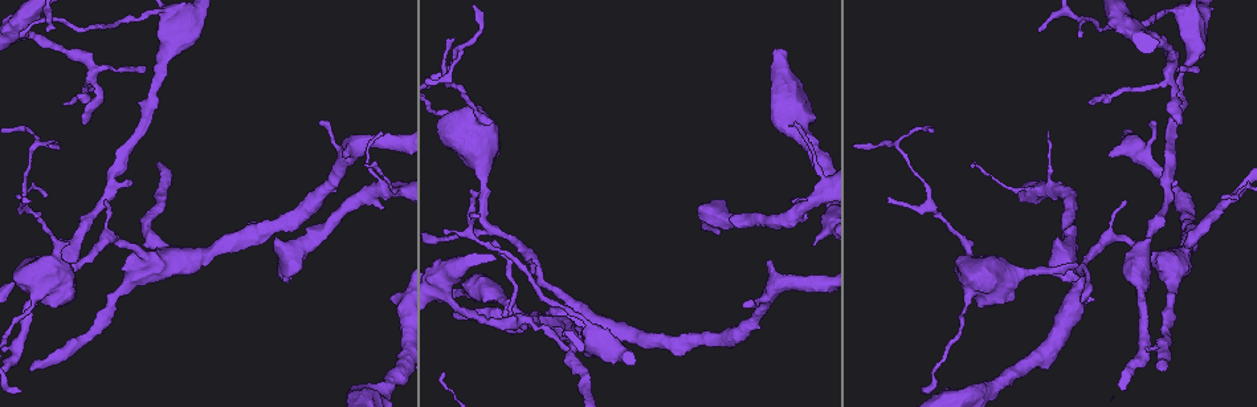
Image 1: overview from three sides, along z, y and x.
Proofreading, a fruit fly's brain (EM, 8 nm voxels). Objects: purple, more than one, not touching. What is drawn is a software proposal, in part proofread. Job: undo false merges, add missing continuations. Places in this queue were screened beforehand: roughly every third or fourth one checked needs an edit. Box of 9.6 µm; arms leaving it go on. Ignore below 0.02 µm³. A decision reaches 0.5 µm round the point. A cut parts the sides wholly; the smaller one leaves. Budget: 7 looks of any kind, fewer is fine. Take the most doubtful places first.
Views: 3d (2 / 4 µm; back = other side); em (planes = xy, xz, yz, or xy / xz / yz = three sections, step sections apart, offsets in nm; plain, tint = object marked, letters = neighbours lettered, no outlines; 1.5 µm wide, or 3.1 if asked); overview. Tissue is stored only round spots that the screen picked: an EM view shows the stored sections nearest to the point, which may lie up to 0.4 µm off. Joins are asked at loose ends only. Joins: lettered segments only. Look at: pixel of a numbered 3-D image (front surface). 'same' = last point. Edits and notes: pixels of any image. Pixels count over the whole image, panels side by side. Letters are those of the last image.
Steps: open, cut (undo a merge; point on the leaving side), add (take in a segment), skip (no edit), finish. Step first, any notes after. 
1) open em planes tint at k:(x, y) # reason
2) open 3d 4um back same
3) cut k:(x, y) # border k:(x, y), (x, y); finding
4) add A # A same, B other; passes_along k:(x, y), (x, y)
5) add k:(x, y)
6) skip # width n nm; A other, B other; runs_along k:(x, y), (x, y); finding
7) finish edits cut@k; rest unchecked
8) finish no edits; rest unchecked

open 3d 2um at 1:(62, 103) # branch stops here

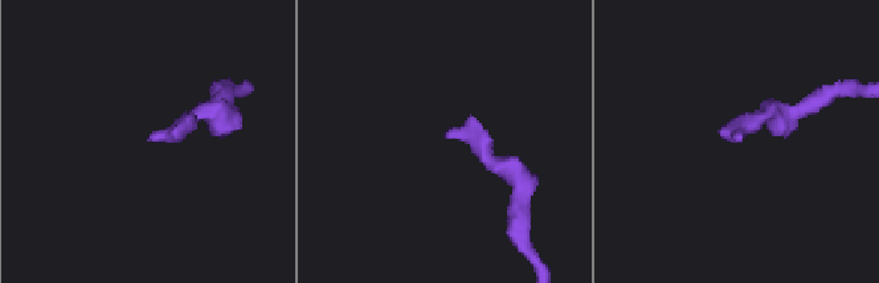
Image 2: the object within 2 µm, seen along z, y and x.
open em xy step 8 plain at 2:(149, 138)

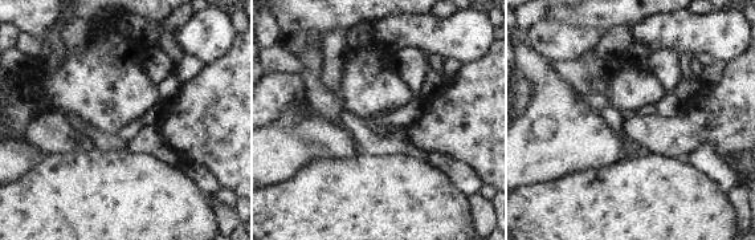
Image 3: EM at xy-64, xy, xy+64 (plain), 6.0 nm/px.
open em xy step 8 letters same # see the neighbours

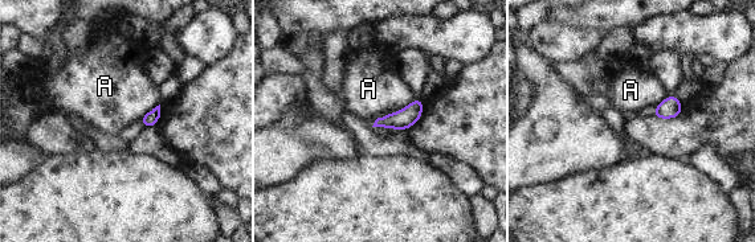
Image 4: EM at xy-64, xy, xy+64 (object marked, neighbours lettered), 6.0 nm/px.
skip # A other; border 4:(416, 98), (380, 115), (371, 126); none of them fits

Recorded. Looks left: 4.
open 3d 2um at 1:(1083, 21) # sharp bend

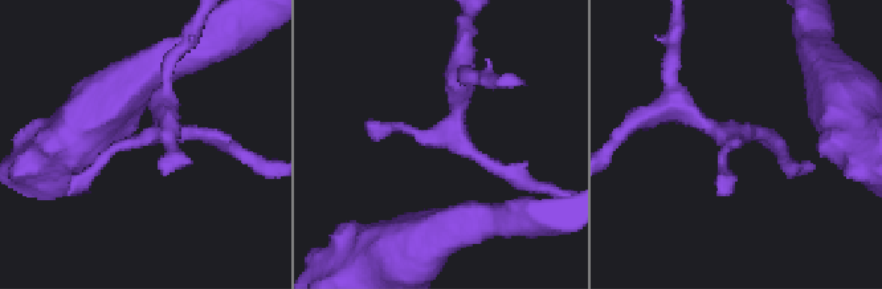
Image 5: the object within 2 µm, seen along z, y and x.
open em xy step 4 tint at 5:(455, 137) # now the EM

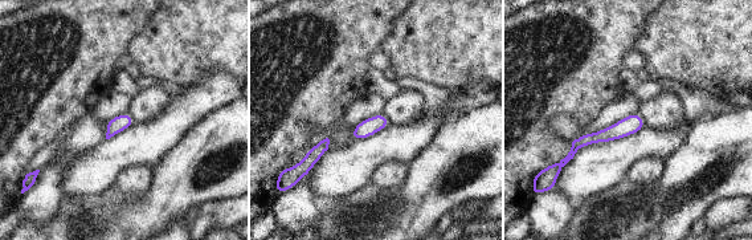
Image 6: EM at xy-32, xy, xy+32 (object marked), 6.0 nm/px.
open em planes letters same

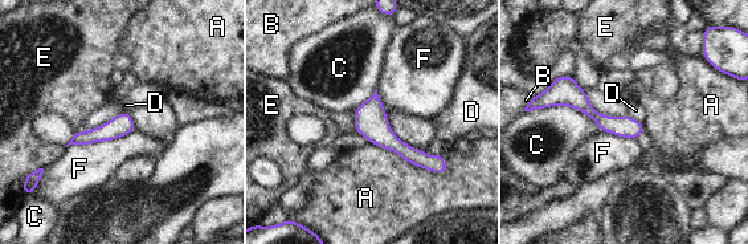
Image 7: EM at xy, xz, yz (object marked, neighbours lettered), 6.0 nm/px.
skip # A other, B other, C other, D other, E other, F other; border 7:(419, 149), (429, 155), (441, 154); continuous, no second cell

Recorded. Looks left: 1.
finish no edits; rest unchecked

